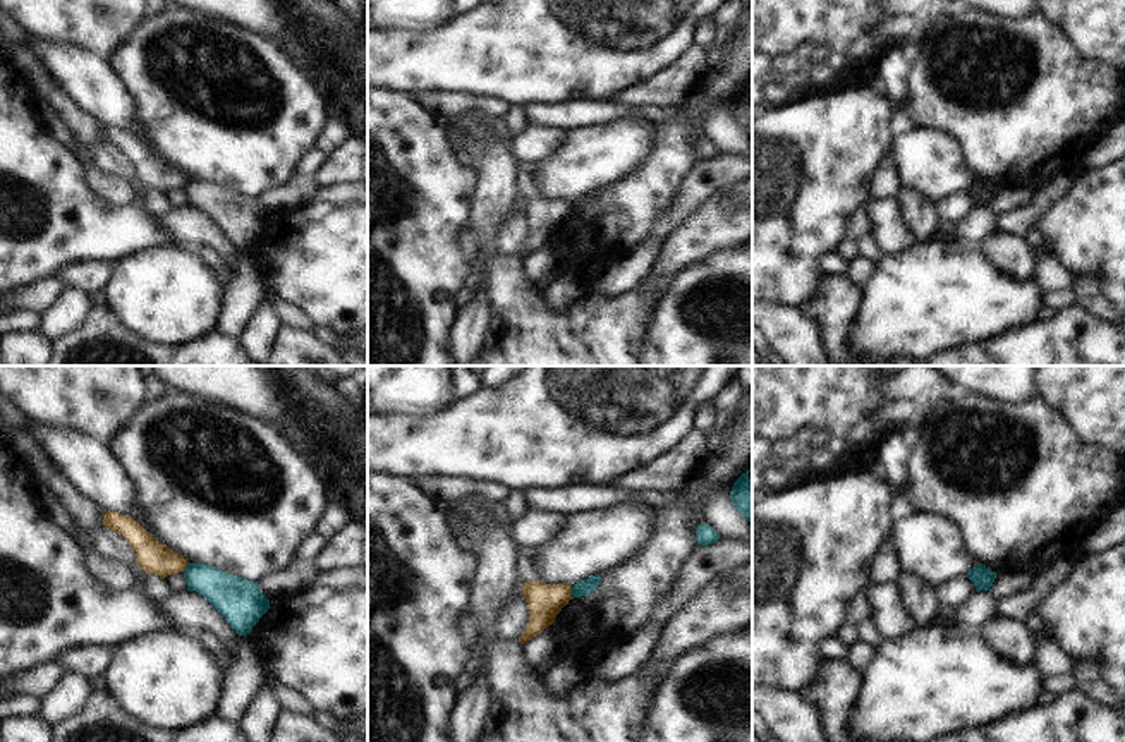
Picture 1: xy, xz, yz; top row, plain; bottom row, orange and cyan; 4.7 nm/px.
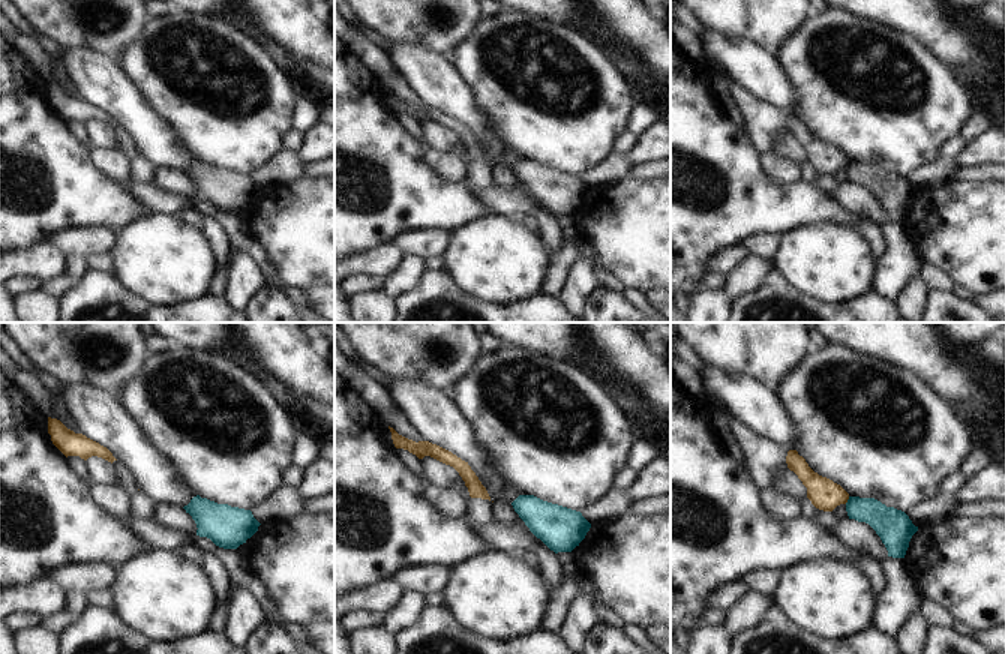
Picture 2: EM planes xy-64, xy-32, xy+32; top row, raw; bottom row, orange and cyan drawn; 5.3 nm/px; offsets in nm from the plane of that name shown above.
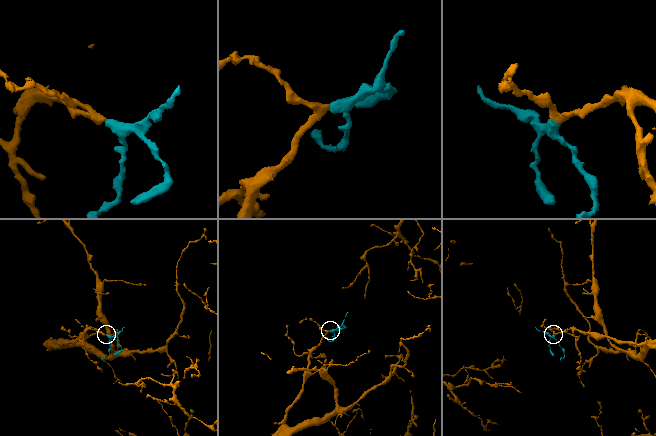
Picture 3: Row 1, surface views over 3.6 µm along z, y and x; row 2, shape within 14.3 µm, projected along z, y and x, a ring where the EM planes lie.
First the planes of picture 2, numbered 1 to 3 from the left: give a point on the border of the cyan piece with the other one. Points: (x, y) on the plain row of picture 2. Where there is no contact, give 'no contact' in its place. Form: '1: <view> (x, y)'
1: no contact
2: no contact
3: xy+32 (848, 162)

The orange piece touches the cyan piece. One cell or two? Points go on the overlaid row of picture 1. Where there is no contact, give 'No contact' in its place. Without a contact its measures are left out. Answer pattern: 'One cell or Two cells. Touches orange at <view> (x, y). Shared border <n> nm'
Two cells. Touches orange at xz (571, 591). Shared border 60 nm.

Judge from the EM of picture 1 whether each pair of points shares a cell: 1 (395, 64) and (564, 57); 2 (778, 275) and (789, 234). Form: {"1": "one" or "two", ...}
{"1": "one", "2": "one"}

